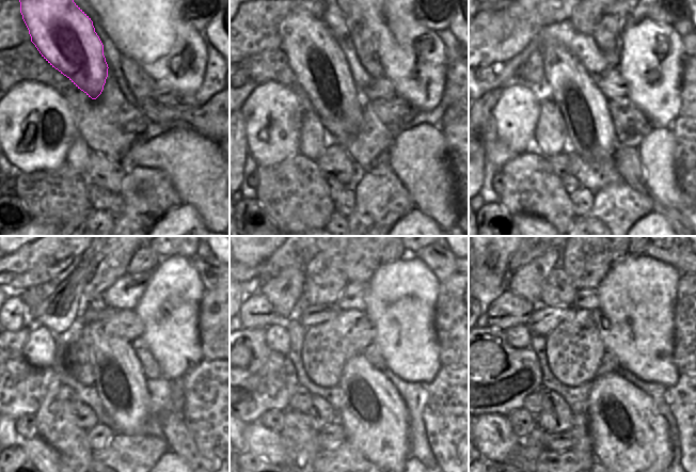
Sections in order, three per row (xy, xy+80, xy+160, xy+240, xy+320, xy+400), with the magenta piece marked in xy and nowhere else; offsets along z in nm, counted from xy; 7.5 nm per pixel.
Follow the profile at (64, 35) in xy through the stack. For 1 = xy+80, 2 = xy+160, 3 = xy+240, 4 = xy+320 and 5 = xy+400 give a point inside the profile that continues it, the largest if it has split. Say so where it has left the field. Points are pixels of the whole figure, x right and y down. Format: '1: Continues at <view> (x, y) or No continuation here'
1: Continues at xy+80 (314, 54)
2: Continues at xy+160 (590, 132)
3: Continues at xy+240 (120, 380)
4: Continues at xy+320 (374, 414)
5: Continues at xy+400 (630, 437)

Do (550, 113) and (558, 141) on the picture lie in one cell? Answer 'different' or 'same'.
same

